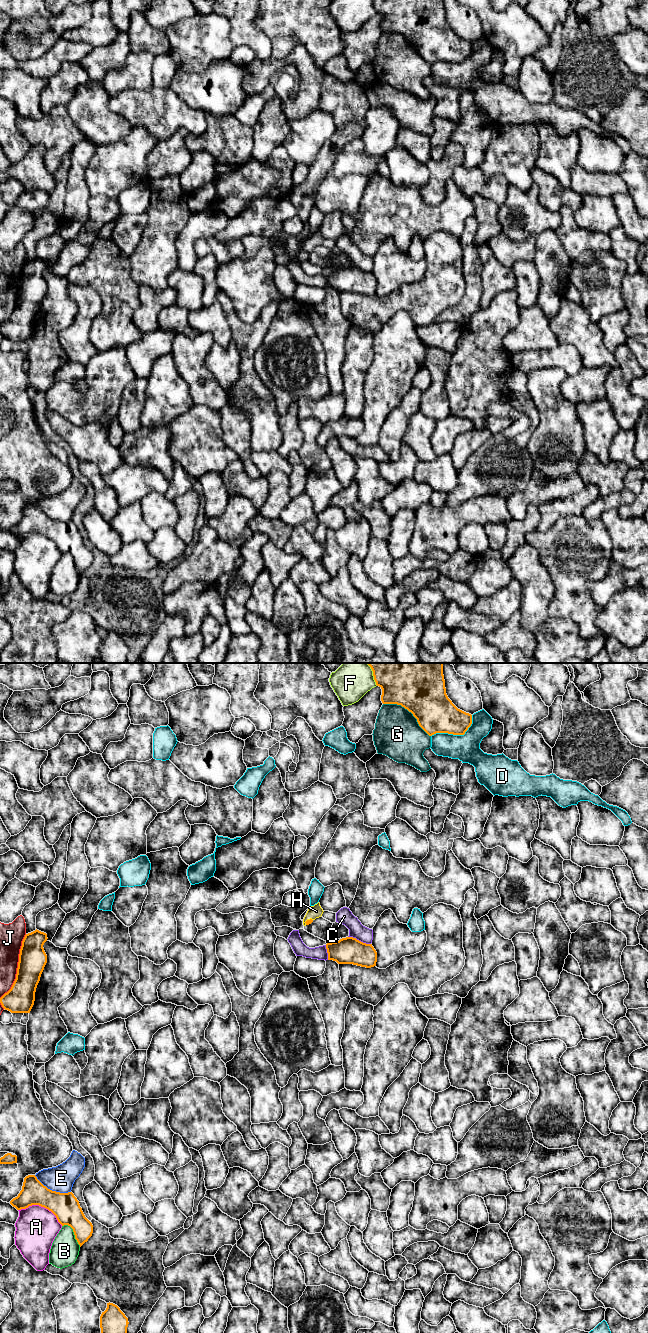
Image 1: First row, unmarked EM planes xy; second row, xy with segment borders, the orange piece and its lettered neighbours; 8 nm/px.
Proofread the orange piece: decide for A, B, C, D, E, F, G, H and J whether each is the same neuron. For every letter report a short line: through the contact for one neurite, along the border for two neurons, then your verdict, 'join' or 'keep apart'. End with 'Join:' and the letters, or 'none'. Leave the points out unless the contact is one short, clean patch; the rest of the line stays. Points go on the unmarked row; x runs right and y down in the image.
A: keep apart
B: keep apart
C: keep apart
D: keep apart
E: keep apart
F: keep apart
G: keep apart
H: join
J: keep apart
Join: H

